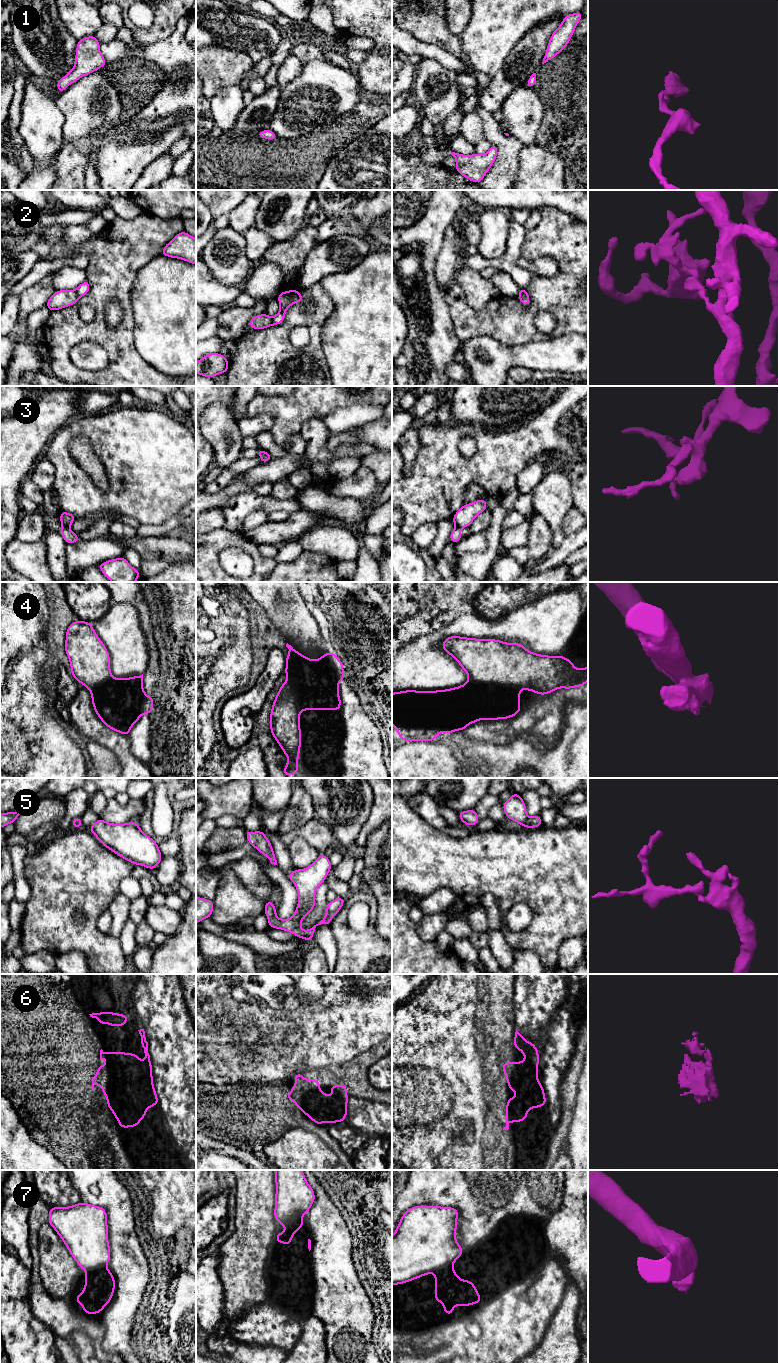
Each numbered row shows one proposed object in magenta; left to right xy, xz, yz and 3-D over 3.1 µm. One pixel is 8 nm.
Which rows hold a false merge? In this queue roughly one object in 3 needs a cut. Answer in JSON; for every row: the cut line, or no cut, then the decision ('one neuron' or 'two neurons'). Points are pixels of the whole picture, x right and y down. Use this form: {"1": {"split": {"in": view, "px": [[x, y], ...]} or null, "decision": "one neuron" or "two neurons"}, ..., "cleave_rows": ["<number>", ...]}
{"1": {"split": null, "decision": "one neuron"}, "2": {"split": {"in": "xz", "px": [[271, 317], [274, 324]]}, "decision": "two neurons"}, "3": {"split": {"in": "xy", "px": [[62, 525], [68, 527]]}, "decision": "two neurons"}, "4": {"split": {"in": "xz", "px": [[286, 656], [293, 674], [297, 706], [300, 710]]}, "decision": "two neurons"}, "5": {"split": null, "decision": "one neuron"}, "6": {"split": null, "decision": "one neuron"}, "7": {"split": {"in": "xy", "px": [[103, 1266], [86, 1272]]}, "decision": "two neurons"}, "cleave_rows": ["2", "3", "4", "7"]}

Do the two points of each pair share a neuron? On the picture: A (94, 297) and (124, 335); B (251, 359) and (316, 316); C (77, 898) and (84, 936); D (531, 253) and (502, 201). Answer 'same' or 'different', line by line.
A: same
B: same
C: same
D: different

